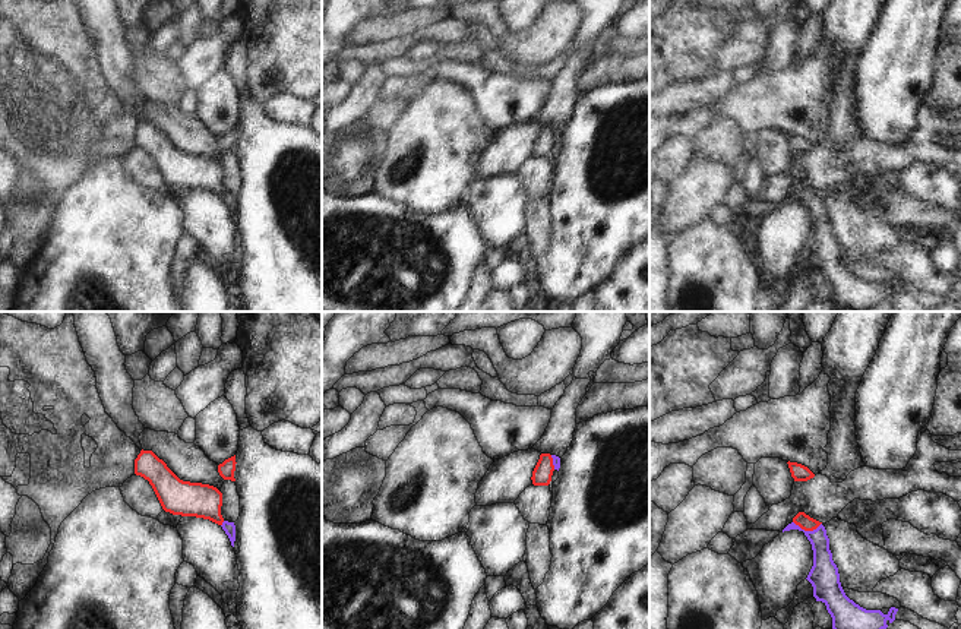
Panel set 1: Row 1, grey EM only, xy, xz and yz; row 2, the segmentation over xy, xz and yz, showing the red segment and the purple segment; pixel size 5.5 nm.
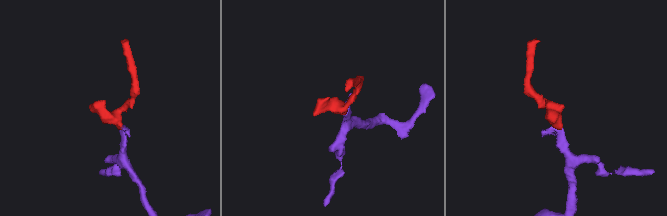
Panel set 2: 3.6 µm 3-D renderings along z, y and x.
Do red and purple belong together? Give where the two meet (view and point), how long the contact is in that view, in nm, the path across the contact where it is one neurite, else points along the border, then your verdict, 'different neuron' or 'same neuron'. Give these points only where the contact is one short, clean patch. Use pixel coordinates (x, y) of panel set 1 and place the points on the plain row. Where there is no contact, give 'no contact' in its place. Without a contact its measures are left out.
contact yz (808, 202); length 160 nm; way yz (802, 192), (808, 202), (819, 214), (824, 245); same neuron

